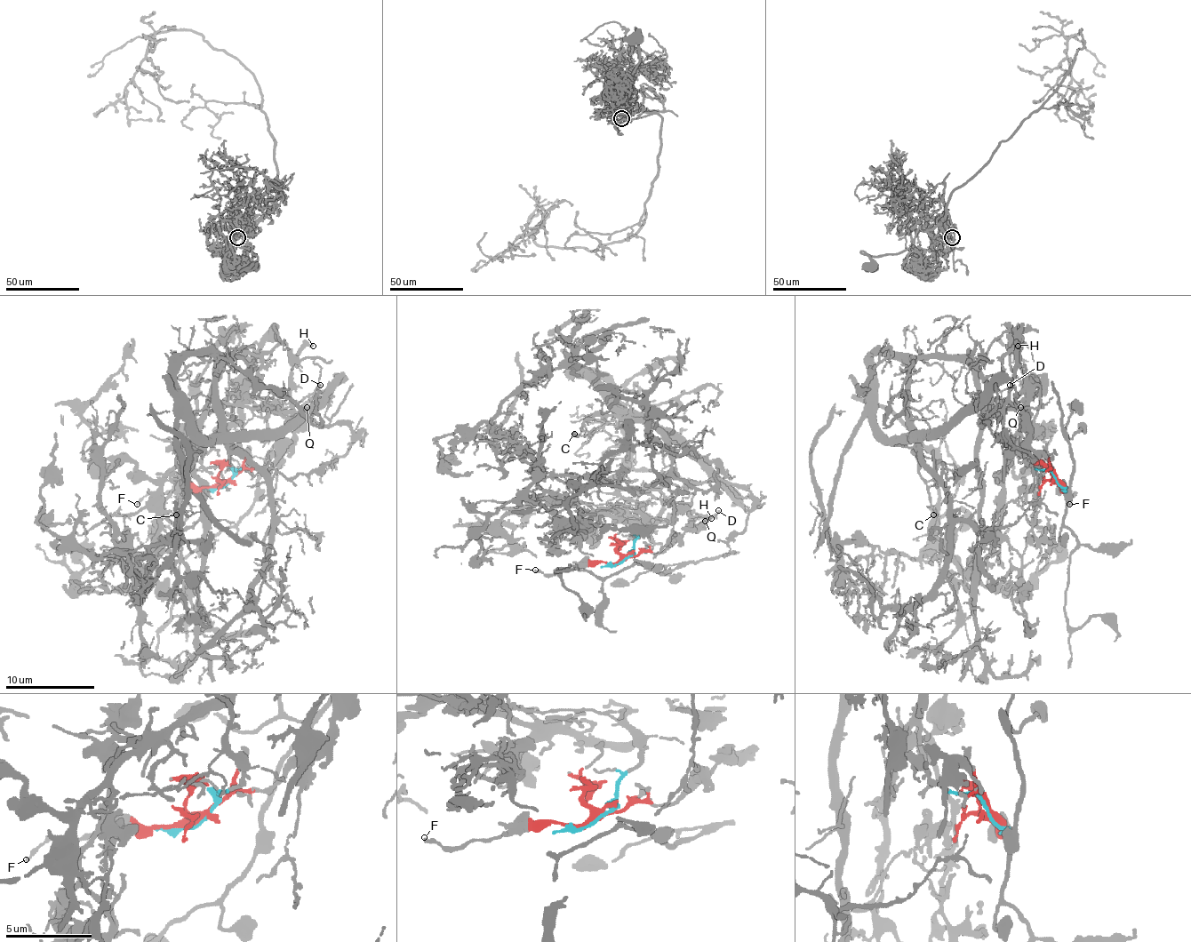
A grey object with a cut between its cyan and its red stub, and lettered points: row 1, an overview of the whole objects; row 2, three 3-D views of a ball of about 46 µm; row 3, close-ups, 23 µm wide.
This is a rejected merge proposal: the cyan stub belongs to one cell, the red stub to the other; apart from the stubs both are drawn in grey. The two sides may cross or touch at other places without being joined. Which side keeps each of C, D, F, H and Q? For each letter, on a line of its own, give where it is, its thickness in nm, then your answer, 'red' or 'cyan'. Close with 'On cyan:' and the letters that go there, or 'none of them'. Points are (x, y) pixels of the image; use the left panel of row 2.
C: place (176, 514); calibre 120 nm; cyan
D: place (320, 385); calibre 160 nm; red
F: place (137, 504); calibre 220 nm; red
H: place (313, 346); calibre 360 nm; red
Q: place (307, 407); calibre 320 nm; red
On cyan: C

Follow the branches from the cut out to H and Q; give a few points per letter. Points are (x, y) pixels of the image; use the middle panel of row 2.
H: (622, 560), (643, 551), (662, 554), (691, 529), (687, 511), (691, 515), (712, 517)
Q: (622, 560), (643, 551), (662, 554), (685, 531), (705, 520)

